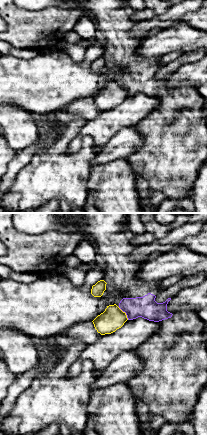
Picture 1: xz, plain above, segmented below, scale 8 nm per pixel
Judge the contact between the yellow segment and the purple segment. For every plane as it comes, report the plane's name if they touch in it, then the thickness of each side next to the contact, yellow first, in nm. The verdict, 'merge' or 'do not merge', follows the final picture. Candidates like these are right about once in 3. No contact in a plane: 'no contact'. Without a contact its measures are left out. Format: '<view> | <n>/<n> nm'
xz | 190/180 nm

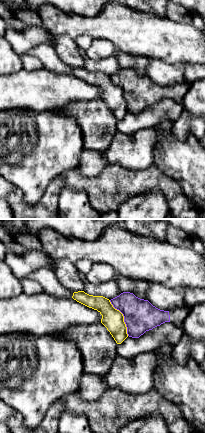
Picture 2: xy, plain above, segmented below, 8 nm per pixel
xy | 170/260 nm

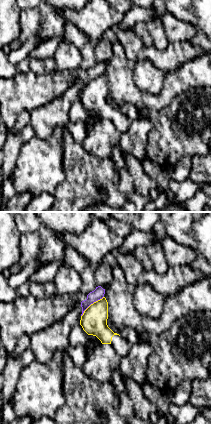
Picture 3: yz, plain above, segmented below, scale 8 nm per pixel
yz | 200/90 nm

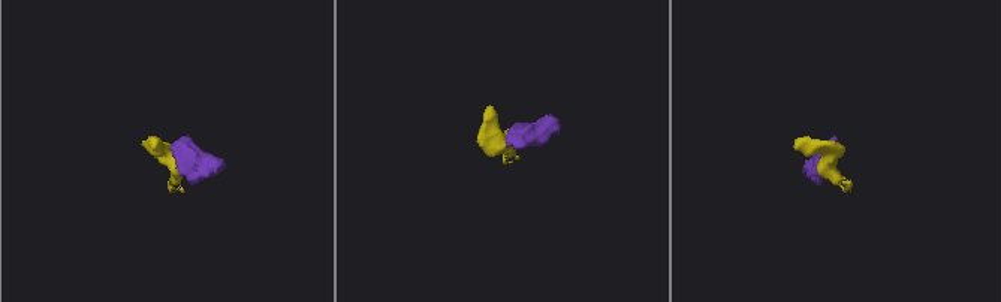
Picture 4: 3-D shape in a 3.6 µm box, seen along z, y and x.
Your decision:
do not merge

